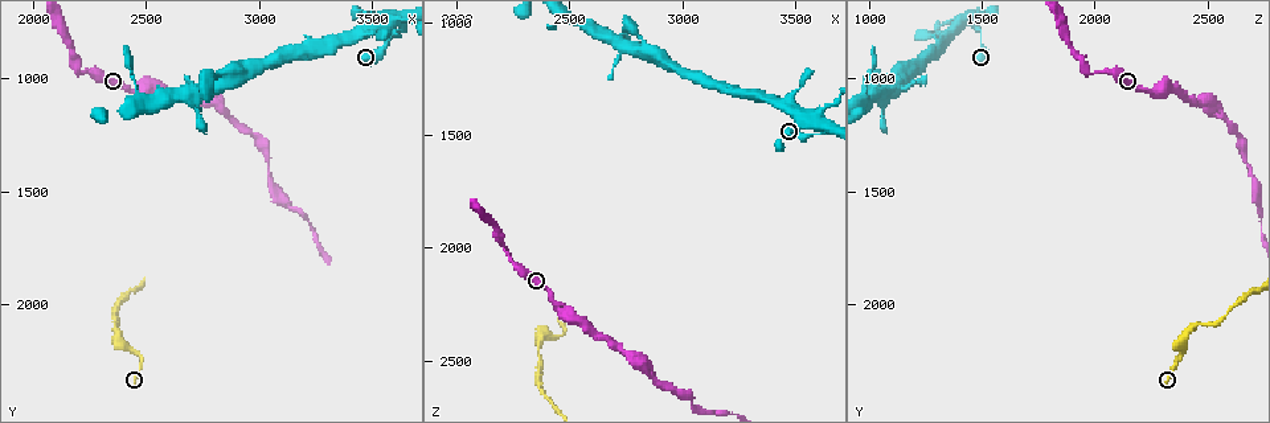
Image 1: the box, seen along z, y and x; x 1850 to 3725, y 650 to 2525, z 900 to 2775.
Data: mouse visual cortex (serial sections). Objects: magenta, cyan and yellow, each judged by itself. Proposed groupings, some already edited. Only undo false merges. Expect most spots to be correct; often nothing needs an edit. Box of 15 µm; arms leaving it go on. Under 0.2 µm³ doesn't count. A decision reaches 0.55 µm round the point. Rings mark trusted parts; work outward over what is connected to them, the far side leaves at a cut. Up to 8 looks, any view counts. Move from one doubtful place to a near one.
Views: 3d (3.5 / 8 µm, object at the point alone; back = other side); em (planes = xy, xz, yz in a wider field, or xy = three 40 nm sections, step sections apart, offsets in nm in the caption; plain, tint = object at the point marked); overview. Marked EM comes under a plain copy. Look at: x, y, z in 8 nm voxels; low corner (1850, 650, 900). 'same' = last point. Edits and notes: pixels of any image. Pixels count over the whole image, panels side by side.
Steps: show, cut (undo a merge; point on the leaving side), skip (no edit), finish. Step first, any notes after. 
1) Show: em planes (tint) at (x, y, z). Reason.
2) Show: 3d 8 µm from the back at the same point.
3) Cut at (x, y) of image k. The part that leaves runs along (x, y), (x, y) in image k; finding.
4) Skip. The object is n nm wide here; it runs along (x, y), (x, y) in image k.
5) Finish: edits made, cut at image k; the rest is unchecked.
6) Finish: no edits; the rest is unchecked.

Show: 3d 3.5 µm at (2460, 1060, 2280). Sudden change in width.

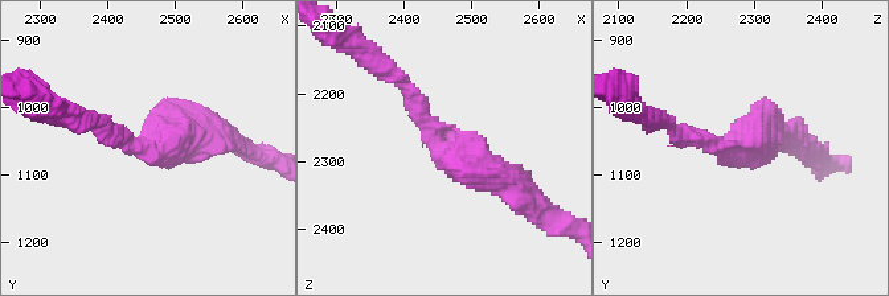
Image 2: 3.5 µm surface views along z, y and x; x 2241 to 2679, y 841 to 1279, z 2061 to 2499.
Show: em xy step 3 (tint) at (2455, 1060, 2285). The arms are 200, 400 nm wide.

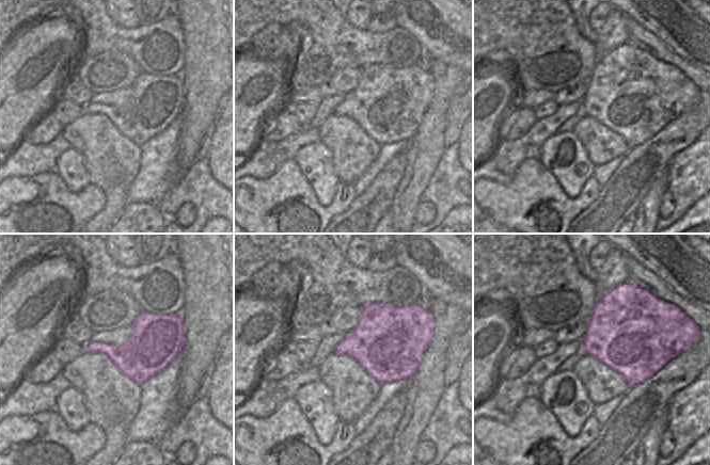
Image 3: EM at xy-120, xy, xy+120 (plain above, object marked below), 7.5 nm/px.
Skip. It runs along (394, 78), (431, 143), (516, 186) in image 2; one cell here.

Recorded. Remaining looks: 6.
Show: 3d 3.5 µm at (2240, 970, 2060). Abrupt turn.

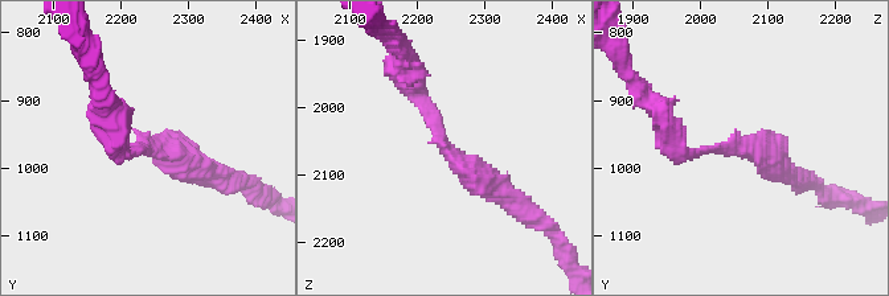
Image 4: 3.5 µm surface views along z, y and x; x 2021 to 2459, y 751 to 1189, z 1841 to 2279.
Show: em xy step 1 (tint) at (2240, 965, 2055). The arms are 200, 300 nm wide.

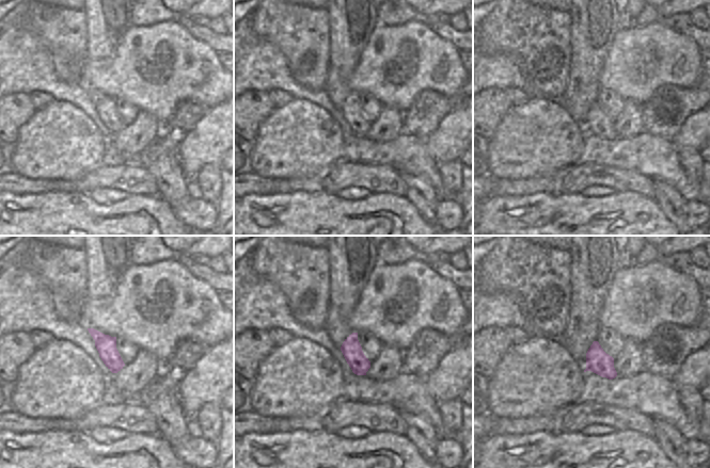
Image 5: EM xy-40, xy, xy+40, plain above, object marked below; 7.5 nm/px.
Skip. It runs along (503, 197), (446, 149), (409, 78) in image 4; one cell here.

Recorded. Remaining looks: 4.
Show: 3d 3.5 µm at (2810, 980, 1070). Calibre changes.

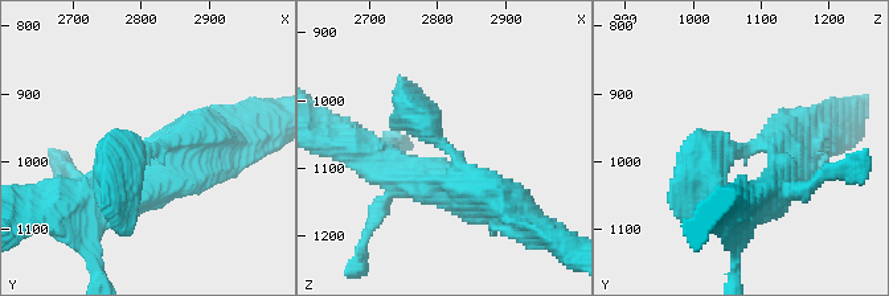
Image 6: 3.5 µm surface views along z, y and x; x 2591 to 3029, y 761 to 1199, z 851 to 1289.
Show: em xy step 1 (tint) at (2810, 985, 1070). Now the EM.

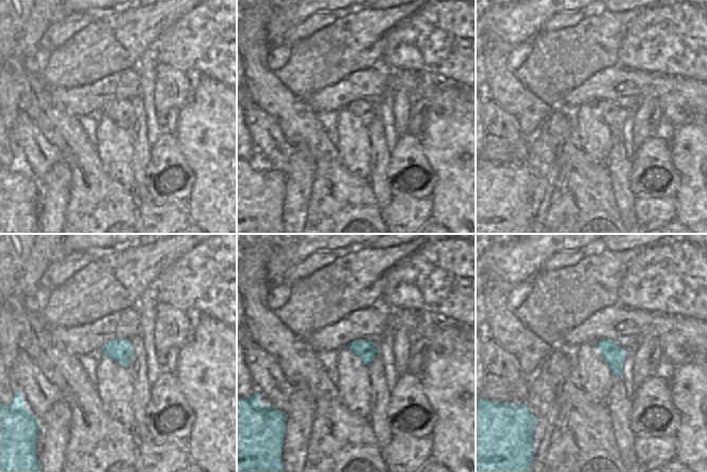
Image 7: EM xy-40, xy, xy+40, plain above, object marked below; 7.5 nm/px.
Skip. It runs along (495, 206), (418, 109) in image 6; one cell here.

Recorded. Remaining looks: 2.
Show: 3d 3.5 µm at (2370, 2160, 2390). Sharp bend.

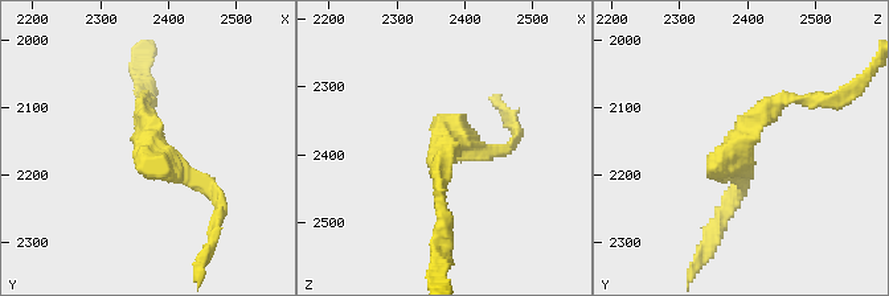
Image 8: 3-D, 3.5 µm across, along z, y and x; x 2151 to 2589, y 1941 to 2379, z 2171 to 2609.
Show: em xy step 1 (tint) at (2375, 2165, 2385). Need the tissue.

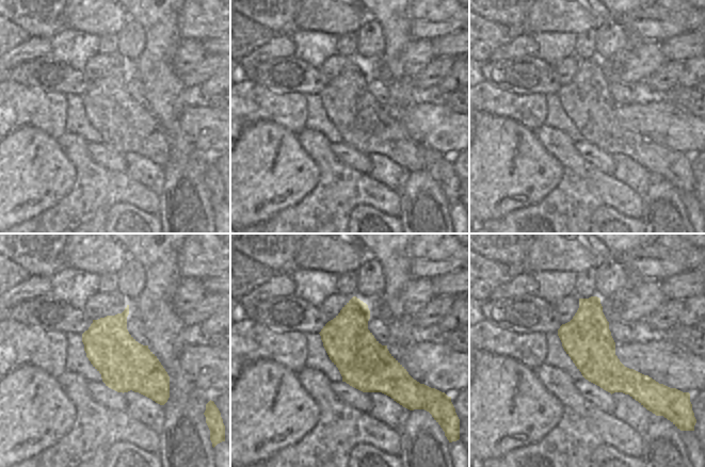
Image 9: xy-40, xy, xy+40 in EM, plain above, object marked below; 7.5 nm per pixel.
Skip. It runs along (220, 200), (151, 151), (143, 98) in image 8; all the same cell.

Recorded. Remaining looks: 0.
Finish: no edits; the rest is unchecked.

